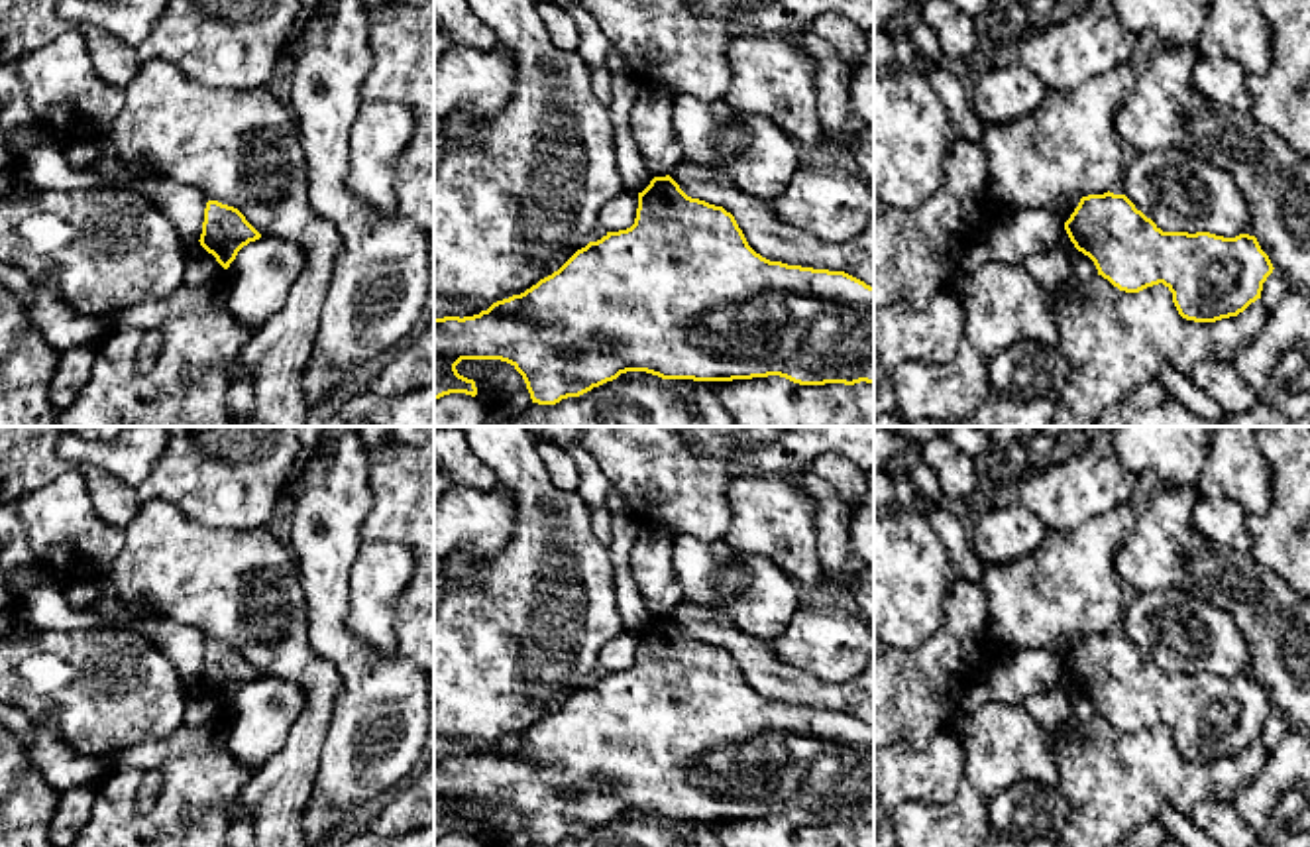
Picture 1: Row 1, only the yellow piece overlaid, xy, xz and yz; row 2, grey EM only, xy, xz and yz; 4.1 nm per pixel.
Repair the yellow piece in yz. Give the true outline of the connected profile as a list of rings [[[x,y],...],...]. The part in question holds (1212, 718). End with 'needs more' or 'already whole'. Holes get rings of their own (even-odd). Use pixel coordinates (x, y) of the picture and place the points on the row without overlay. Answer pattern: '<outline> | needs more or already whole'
[[[1110,631],[1082,637],[1064,670],[1114,727],[1139,733],[1163,723],[1178,755],[1194,762],[1237,757],[1261,739],[1275,709],[1255,676],[1163,672]]] | already whole

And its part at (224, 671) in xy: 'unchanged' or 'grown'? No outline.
unchanged

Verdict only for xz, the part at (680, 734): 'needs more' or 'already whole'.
already whole

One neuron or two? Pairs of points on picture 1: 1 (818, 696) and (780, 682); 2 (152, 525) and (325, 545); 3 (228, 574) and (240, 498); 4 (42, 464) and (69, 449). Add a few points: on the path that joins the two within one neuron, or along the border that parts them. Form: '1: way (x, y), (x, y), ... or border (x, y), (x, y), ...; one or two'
1: way (808, 692), (790, 686); one
2: border (287, 547), (303, 590); two
3: border (191, 519), (211, 527), (266, 525); two
4: border (55, 447), (63, 458), (101, 470); two

